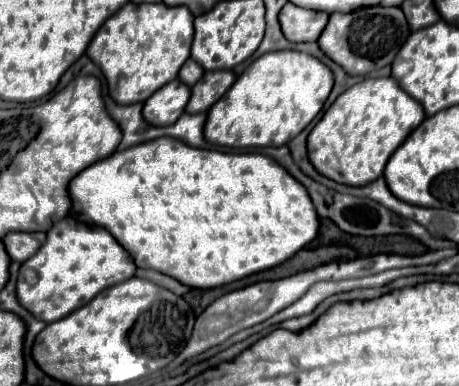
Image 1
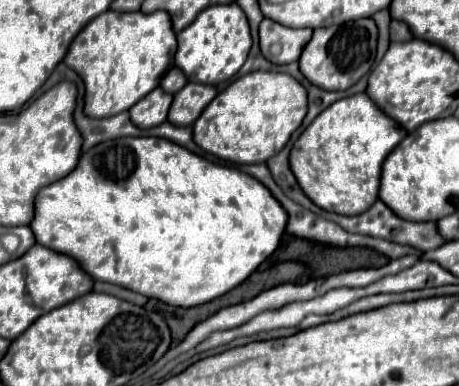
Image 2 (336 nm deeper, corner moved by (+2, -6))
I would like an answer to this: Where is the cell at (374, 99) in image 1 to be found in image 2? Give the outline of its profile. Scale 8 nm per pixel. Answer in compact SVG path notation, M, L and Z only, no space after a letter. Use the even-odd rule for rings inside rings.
M365 92L347 96L333 102L303 130L291 148L289 166L313 204L345 216L359 214L377 200L383 160L405 136L405 128L383 114Z

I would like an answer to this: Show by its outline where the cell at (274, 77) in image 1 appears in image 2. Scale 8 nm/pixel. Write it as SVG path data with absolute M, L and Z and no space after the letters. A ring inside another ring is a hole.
M251 72L231 82L193 124L193 140L205 152L231 164L261 164L275 156L307 114L305 88L281 72Z

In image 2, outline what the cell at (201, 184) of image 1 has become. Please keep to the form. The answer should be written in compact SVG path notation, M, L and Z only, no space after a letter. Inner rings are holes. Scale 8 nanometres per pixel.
M125 136L81 152L73 172L39 190L29 228L37 244L67 254L93 280L119 284L171 306L191 308L239 286L275 252L285 224L283 206L249 174L215 164L165 138Z

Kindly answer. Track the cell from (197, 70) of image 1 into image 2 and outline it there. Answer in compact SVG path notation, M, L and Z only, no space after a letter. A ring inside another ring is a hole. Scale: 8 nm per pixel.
M171 66L171 68L167 70L167 74L163 76L163 80L161 80L161 88L163 88L167 94L179 92L185 84L187 84L187 78L185 78L185 74L183 74L177 66Z

